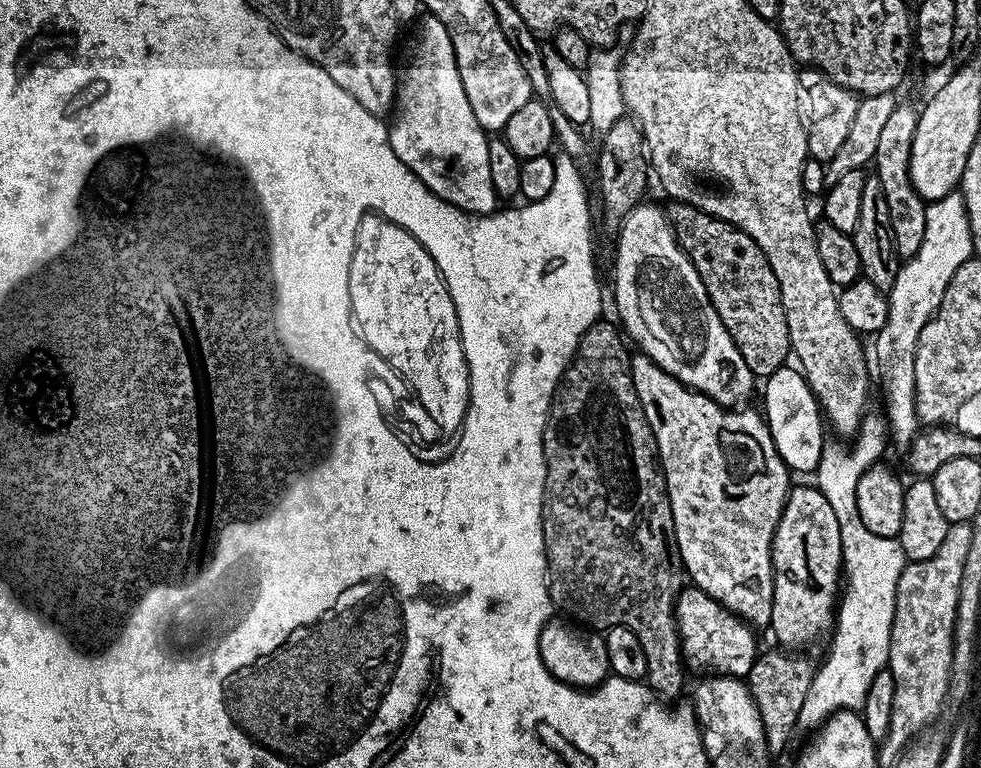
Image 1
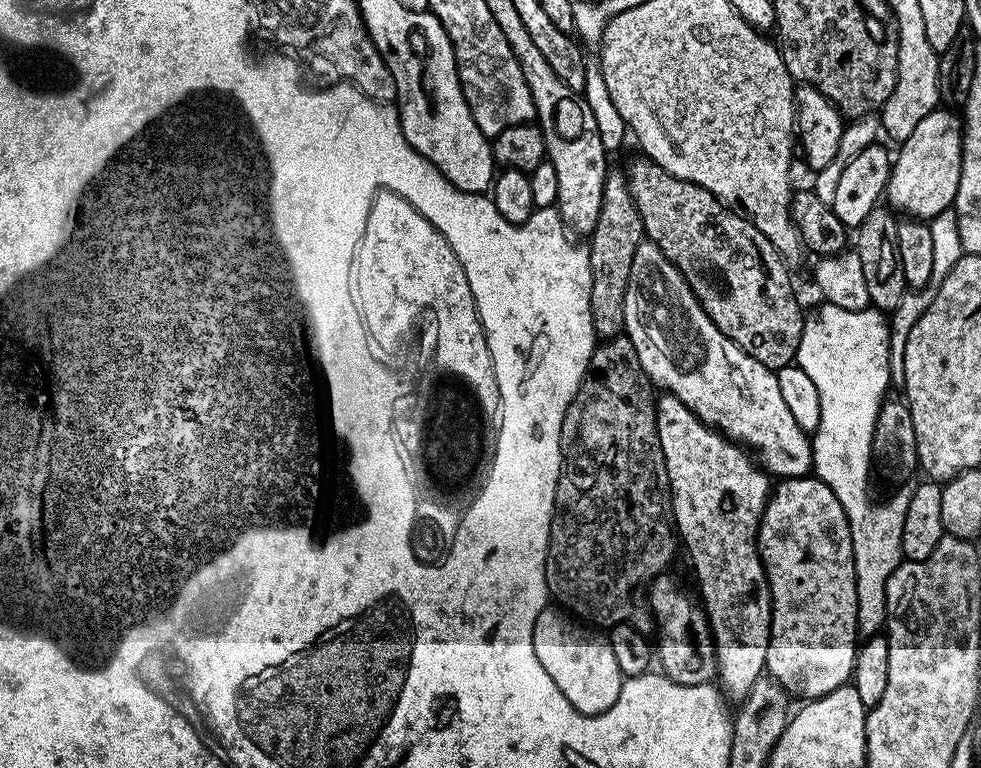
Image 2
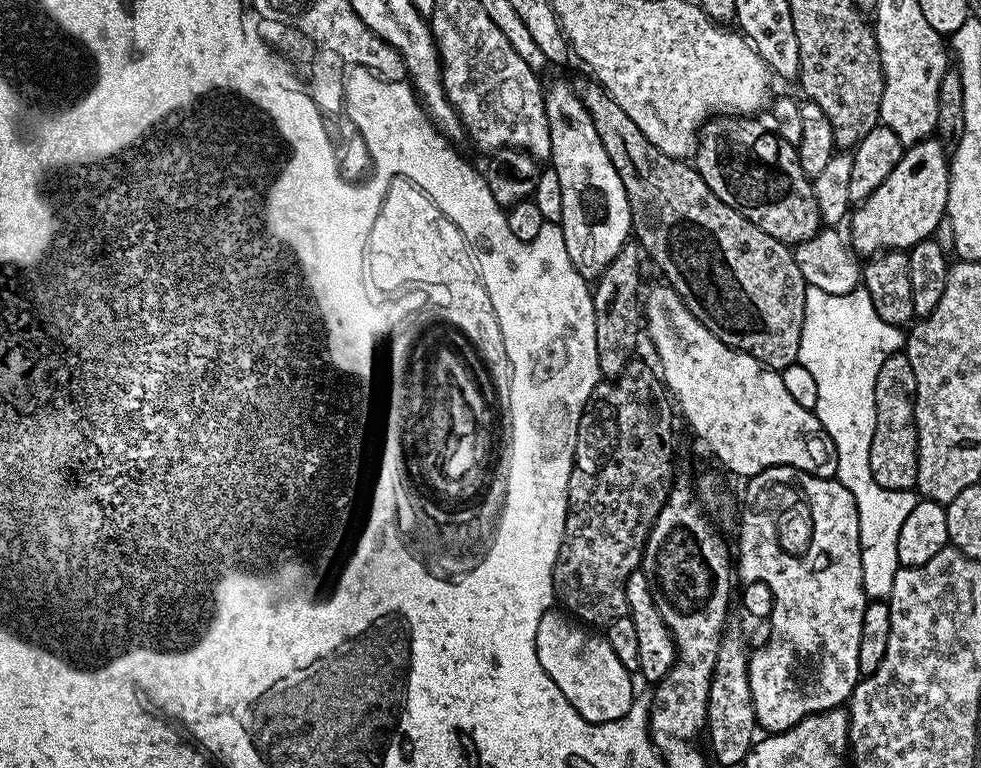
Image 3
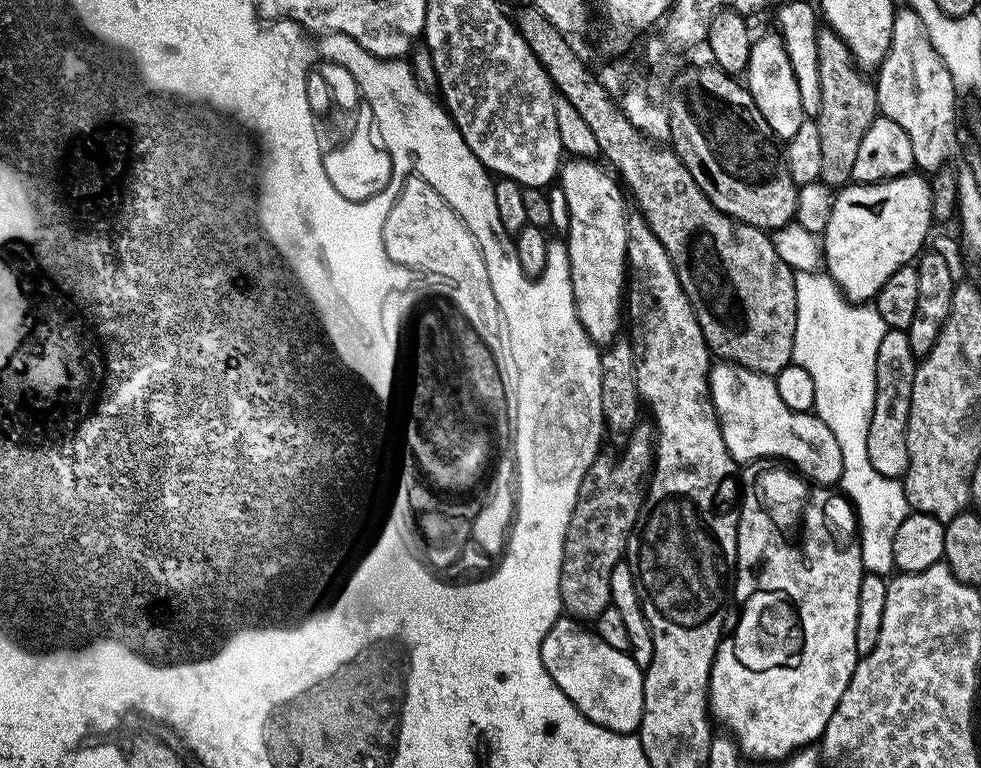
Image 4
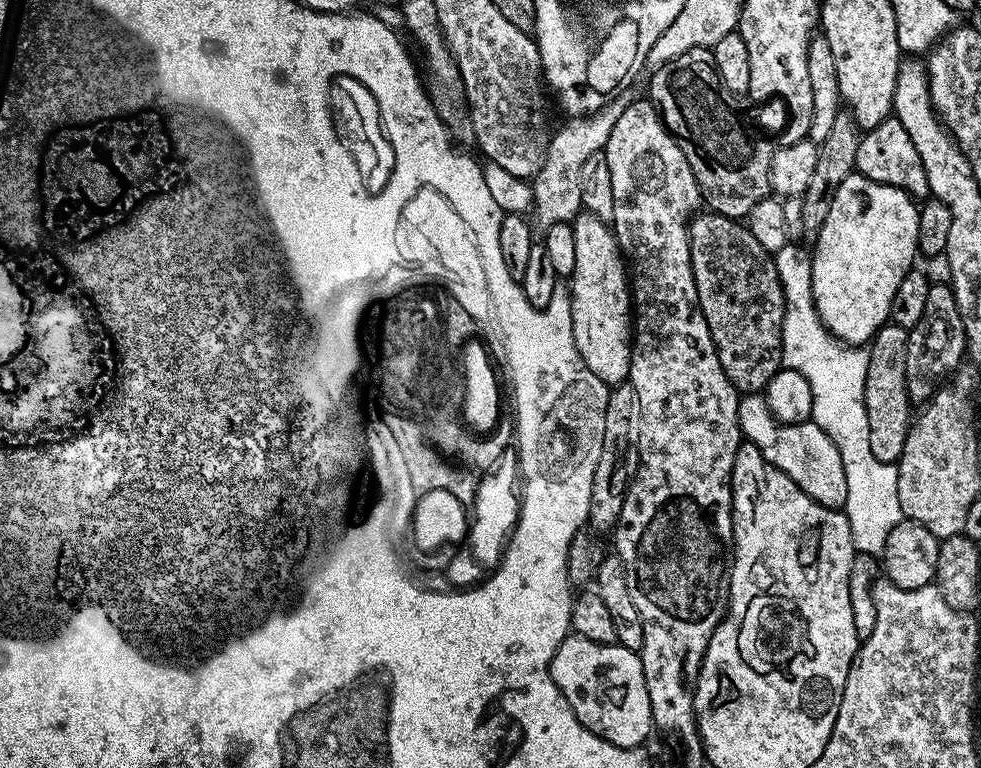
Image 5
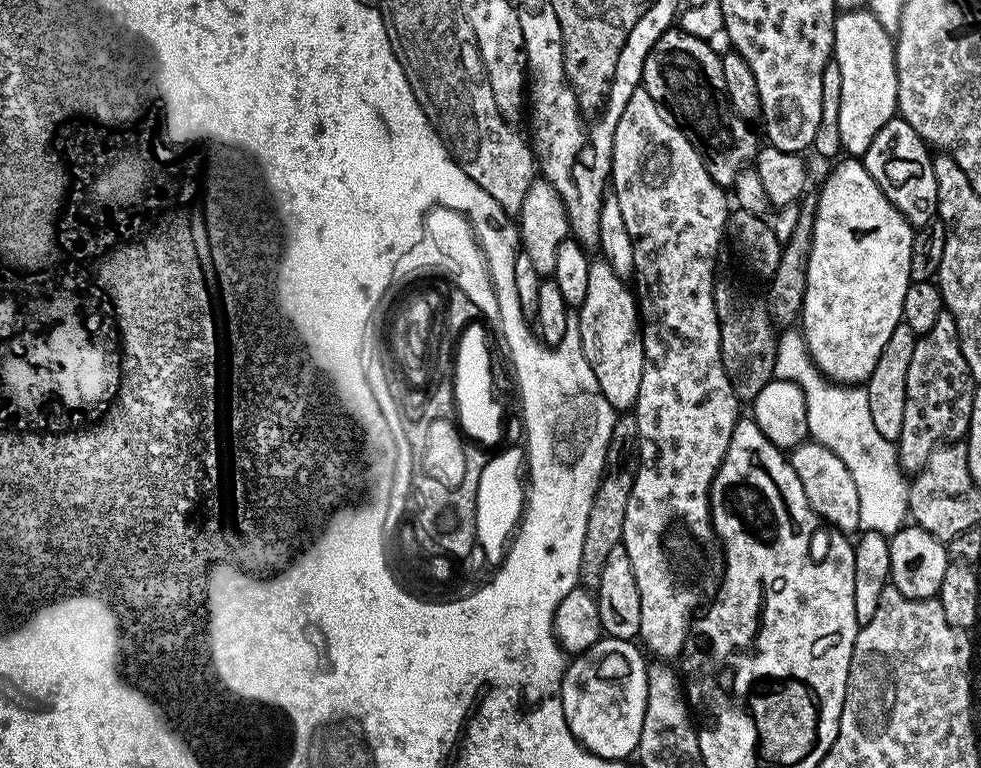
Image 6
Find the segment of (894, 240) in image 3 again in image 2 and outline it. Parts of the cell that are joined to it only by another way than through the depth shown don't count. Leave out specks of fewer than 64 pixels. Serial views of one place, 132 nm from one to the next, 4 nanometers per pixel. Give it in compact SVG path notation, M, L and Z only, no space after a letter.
M937 110L926 114L926 118L918 122L914 134L902 142L904 149L895 153L892 177L886 189L887 203L893 209L901 208L905 217L925 222L949 211L956 203L958 178L962 174L963 137L962 120L955 111Z

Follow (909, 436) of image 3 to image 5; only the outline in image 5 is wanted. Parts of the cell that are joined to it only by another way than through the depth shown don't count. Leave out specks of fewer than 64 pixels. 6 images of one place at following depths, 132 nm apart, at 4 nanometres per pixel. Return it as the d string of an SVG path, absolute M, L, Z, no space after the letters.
M889 322L877 330L868 348L864 405L866 422L870 426L870 450L873 451L874 458L887 464L899 461L910 427L910 401L906 390L907 341L908 329Z

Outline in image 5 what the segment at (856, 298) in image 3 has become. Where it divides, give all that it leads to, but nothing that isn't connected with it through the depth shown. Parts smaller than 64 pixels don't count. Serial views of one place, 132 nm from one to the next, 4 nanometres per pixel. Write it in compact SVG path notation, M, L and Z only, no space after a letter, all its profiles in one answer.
M789 242L782 246L782 250L774 253L776 269L780 275L786 298L780 363L790 370L798 370L798 374L802 374L802 378L810 382L810 390L814 394L811 421L833 440L842 458L842 466L846 474L846 502L842 511L848 515L852 541L857 553L879 557L886 546L886 538L890 538L890 530L894 530L894 526L898 526L898 522L902 519L898 506L900 470L895 463L887 464L874 458L874 453L870 450L870 426L866 422L866 406L864 405L868 348L845 344L844 341L833 336L832 331L822 323L814 306L812 258L809 249L799 248L800 246L799 243Z

